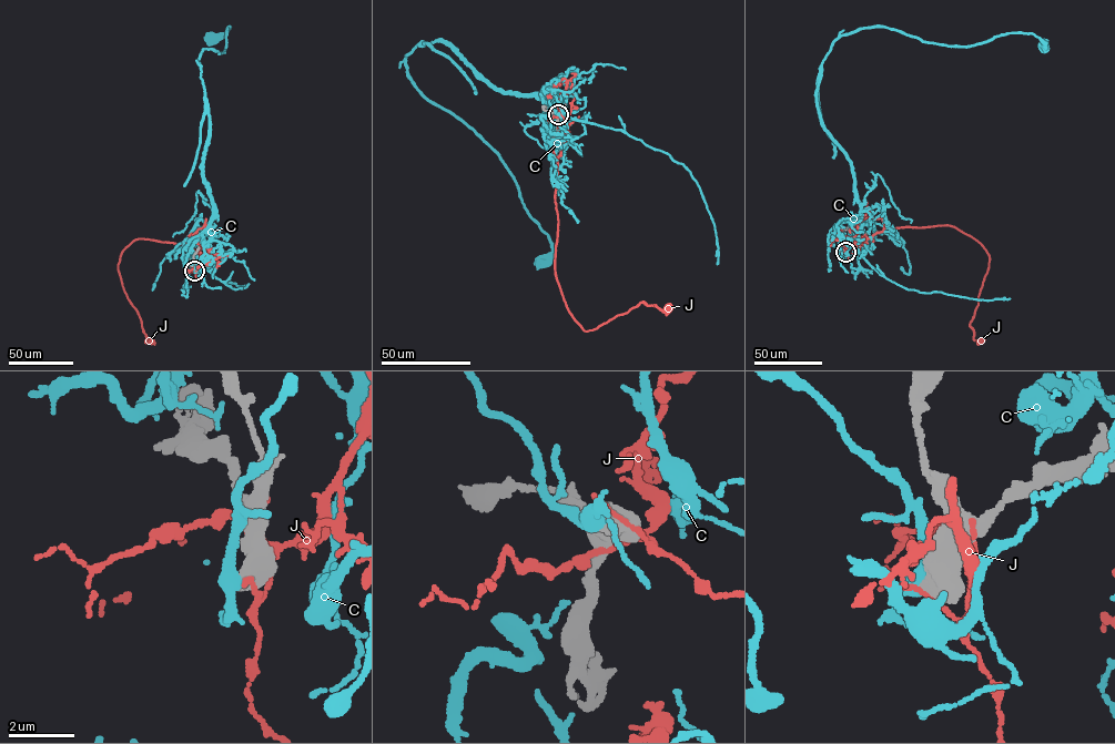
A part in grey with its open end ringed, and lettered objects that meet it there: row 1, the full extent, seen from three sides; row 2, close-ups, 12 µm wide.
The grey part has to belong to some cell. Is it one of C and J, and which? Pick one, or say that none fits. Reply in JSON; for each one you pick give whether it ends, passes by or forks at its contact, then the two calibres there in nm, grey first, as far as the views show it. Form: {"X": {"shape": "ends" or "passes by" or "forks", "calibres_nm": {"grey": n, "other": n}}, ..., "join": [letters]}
{"join": []}

